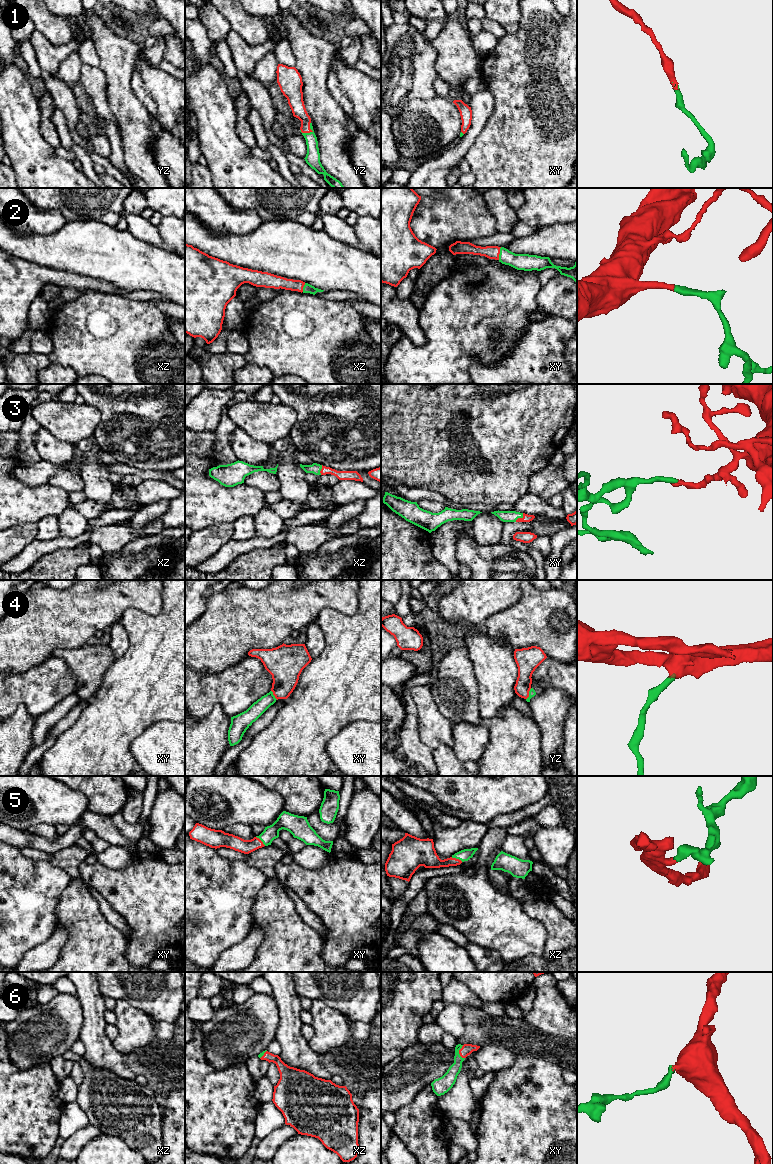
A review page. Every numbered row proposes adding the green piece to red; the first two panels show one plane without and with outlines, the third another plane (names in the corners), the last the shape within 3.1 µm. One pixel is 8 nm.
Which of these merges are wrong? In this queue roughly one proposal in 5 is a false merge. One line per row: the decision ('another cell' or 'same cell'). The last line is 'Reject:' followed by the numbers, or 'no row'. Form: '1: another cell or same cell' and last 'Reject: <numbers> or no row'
1: same cell
2: same cell
3: same cell
4: another cell
5: same cell
6: same cell
Reject: 4

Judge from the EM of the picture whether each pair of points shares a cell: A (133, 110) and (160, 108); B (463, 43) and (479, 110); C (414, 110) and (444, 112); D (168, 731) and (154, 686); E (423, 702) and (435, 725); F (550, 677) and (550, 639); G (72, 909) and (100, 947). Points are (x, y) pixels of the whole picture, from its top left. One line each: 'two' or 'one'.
A: two
B: two
C: one
D: two
E: one
F: two
G: one

